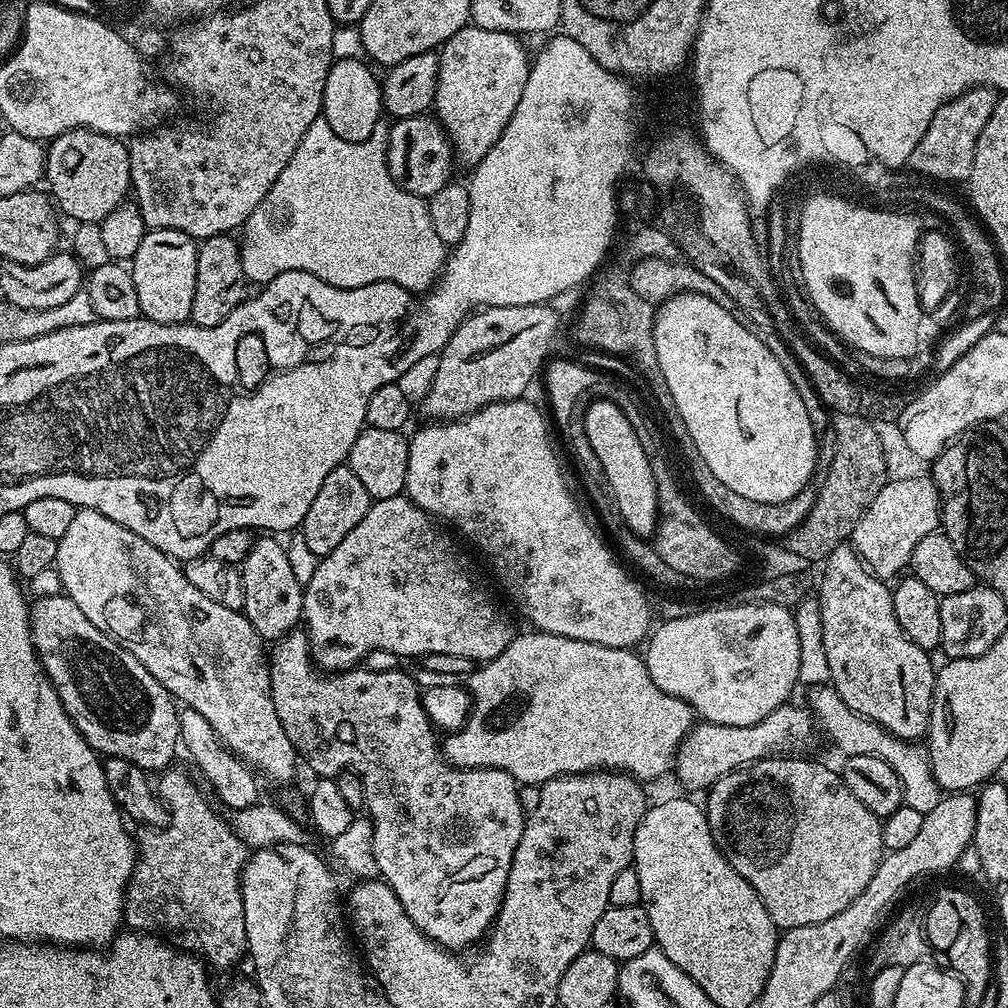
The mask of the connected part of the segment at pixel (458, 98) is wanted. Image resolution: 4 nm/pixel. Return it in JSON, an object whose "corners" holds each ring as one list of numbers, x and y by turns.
{"corners":[[465,26,439,49,434,116,448,133,459,163,480,164,514,118,514,110,518,110,530,67,530,52,528,56,520,40,519,35,510,32]]}

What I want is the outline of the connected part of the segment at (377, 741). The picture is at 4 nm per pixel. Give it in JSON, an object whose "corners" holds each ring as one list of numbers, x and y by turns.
{"corners":[[293,630,287,635,283,635,281,638,275,641,274,647,270,652,270,663,268,666,268,673,270,674,270,690,272,691,272,697,274,698,274,710,278,714,278,718,282,722,282,730,286,730,286,738,290,738,290,742,296,747,299,759,304,760,313,768,317,773,315,774,320,778,335,778,340,775,341,772,353,771,357,776,360,777,362,786,364,787,364,808,366,809,367,815,372,821,372,829,374,830,374,862,378,862,378,870,384,883,391,886,394,890,394,894,398,898,398,902,402,902,404,912,414,922,414,926,418,926,420,932,427,934,435,944,441,944,443,948,449,950,464,950,467,944,476,944,487,937,491,927,496,922,496,915,500,912,500,903,504,901,504,887,508,881,508,875,510,874,510,866,512,865,512,855,514,850,518,850,518,842,522,838,522,830,524,829,524,822,526,819,526,808,520,805,520,792,522,792,521,785,517,784,516,779,510,774,506,774,506,770,498,770,497,768,456,768,453,764,448,763,442,755,441,745,438,743,438,732,433,727,431,721,428,720,426,710,423,709,423,702,421,700,421,689,417,685,417,681,407,676,404,672,375,672,372,668,364,668,365,666,357,666,350,668,346,672,333,672,331,674,319,669,312,662,312,652,308,649,308,634,304,630]]}

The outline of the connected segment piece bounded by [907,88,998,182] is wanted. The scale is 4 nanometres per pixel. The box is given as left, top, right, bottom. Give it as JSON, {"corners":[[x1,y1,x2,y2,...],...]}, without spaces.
{"corners":[[969,88,958,98,941,106,938,114,934,114,926,134,922,134,922,142,914,146,914,154,910,154,907,167,932,180,967,181,974,166,978,134,982,134,982,126,986,126,990,114,994,114,997,99,997,93,991,88]]}

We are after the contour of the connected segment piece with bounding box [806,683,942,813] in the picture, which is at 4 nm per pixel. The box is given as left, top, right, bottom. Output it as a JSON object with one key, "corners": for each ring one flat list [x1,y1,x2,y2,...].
{"corners":[[831,683,814,684,807,689,808,701,806,707,812,713,815,723,824,727,824,732,836,743,836,748,841,752,841,757,857,756,858,754,870,754,882,758,882,762,890,762,894,774,902,782,904,791,904,804,907,807,925,813,934,810,942,799,942,789,932,773,927,747,923,743,903,740,894,734,890,734,882,726,878,726,872,720,859,716,838,694,838,690]]}

